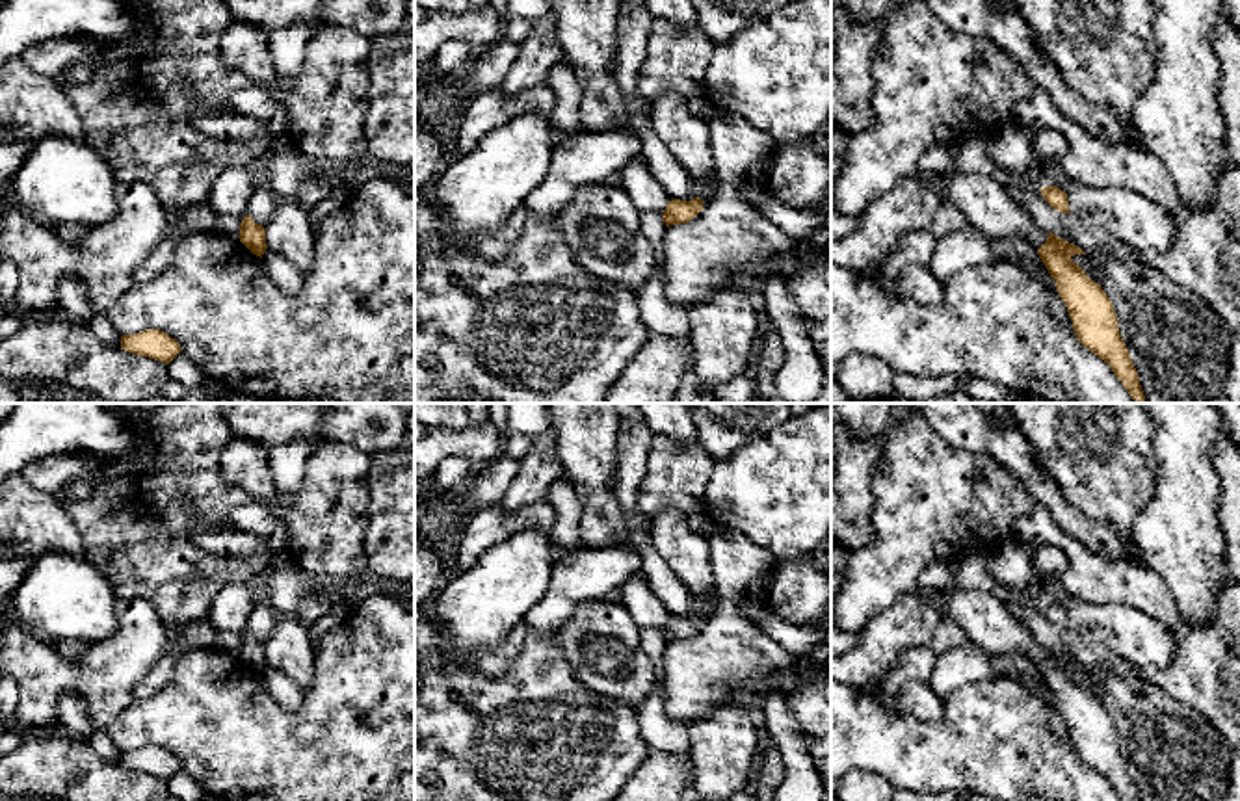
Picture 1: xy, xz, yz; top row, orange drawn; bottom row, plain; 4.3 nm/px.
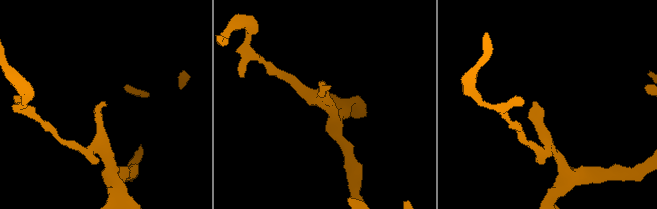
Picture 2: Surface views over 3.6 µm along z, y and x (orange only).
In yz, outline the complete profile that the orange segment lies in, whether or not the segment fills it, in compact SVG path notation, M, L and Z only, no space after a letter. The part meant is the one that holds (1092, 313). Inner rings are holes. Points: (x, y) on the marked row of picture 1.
M1049 232L1037 255L1056 281L1058 295L1067 307L1078 342L1112 368L1134 403L1147 403L1138 372L1121 338L1110 297L1101 284L1091 281L1084 269L1071 260L1075 255L1086 253L1078 245Z

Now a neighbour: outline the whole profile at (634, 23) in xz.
M645 6L621 7L617 30L617 59L613 76L628 102L628 125L641 139L641 158L671 199L692 201L697 190L686 169L671 156L653 130L647 115L651 102L638 91L638 74L647 54L647 37L654 17Z

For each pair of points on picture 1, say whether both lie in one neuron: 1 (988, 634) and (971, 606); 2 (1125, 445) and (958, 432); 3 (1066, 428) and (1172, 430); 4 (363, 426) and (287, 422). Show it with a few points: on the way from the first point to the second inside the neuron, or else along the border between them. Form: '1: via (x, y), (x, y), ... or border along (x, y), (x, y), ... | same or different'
1: via (988, 627), (976, 614) | same
2: border along (1015, 424), (1034, 448) | different
3: border along (1153, 422), (1157, 472) | different
4: via (344, 422), (305, 422) | same

